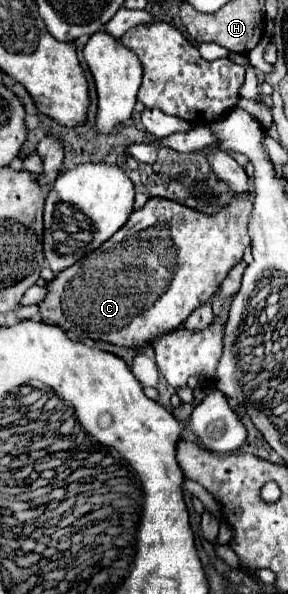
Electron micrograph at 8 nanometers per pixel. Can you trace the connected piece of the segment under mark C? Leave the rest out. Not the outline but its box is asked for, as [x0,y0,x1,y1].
[39,197,251,349]

